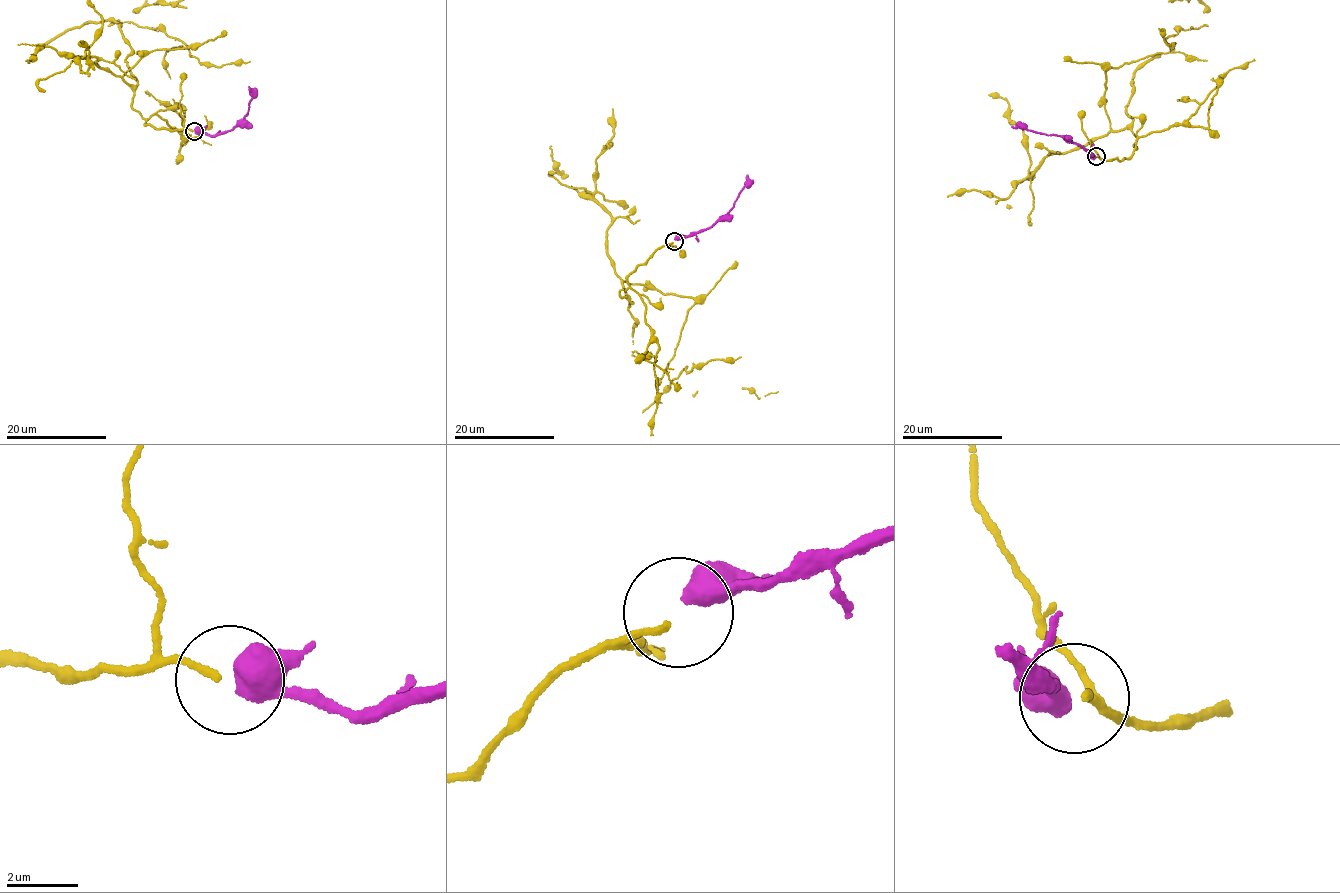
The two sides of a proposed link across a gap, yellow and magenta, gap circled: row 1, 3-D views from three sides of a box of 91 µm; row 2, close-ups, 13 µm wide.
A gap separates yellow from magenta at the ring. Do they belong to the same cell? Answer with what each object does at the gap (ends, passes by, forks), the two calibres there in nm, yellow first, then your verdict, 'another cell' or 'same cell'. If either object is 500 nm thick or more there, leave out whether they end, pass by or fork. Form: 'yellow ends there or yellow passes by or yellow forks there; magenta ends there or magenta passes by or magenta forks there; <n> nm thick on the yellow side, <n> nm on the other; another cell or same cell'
200 nm thick on the yellow side, 650 nm on the other; same cell

